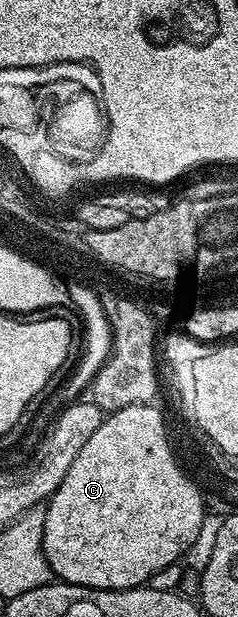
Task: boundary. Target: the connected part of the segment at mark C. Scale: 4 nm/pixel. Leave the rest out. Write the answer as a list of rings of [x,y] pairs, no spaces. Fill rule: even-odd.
[[[143,403],[111,412],[98,429],[98,433],[94,433],[94,437],[86,441],[82,453],[74,457],[74,465],[70,465],[70,473],[66,473],[62,485],[58,485],[58,489],[53,493],[52,498],[47,500],[44,507],[44,556],[57,580],[73,583],[79,587],[93,587],[99,591],[125,591],[131,587],[143,587],[152,574],[177,562],[181,558],[179,555],[199,537],[200,512],[206,509],[206,499],[204,503],[192,479],[186,481],[178,477],[178,472],[172,467],[172,458],[163,448],[163,440],[164,434],[160,431],[158,409],[154,405]]]

